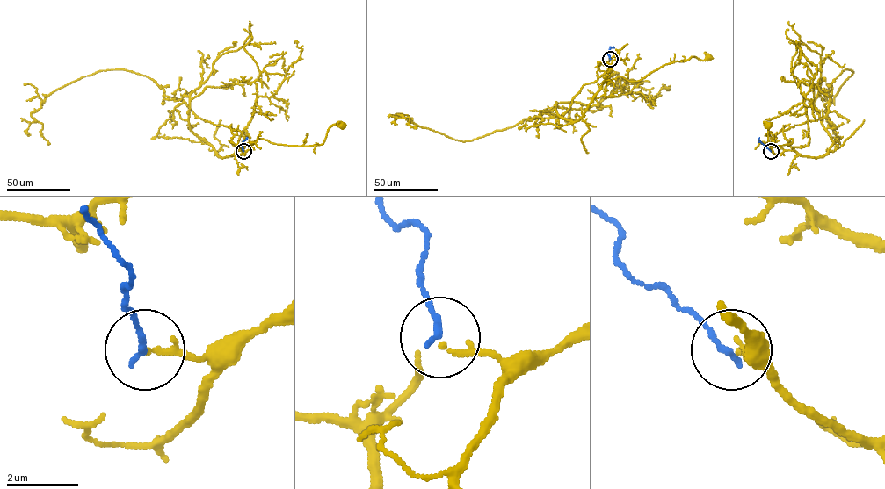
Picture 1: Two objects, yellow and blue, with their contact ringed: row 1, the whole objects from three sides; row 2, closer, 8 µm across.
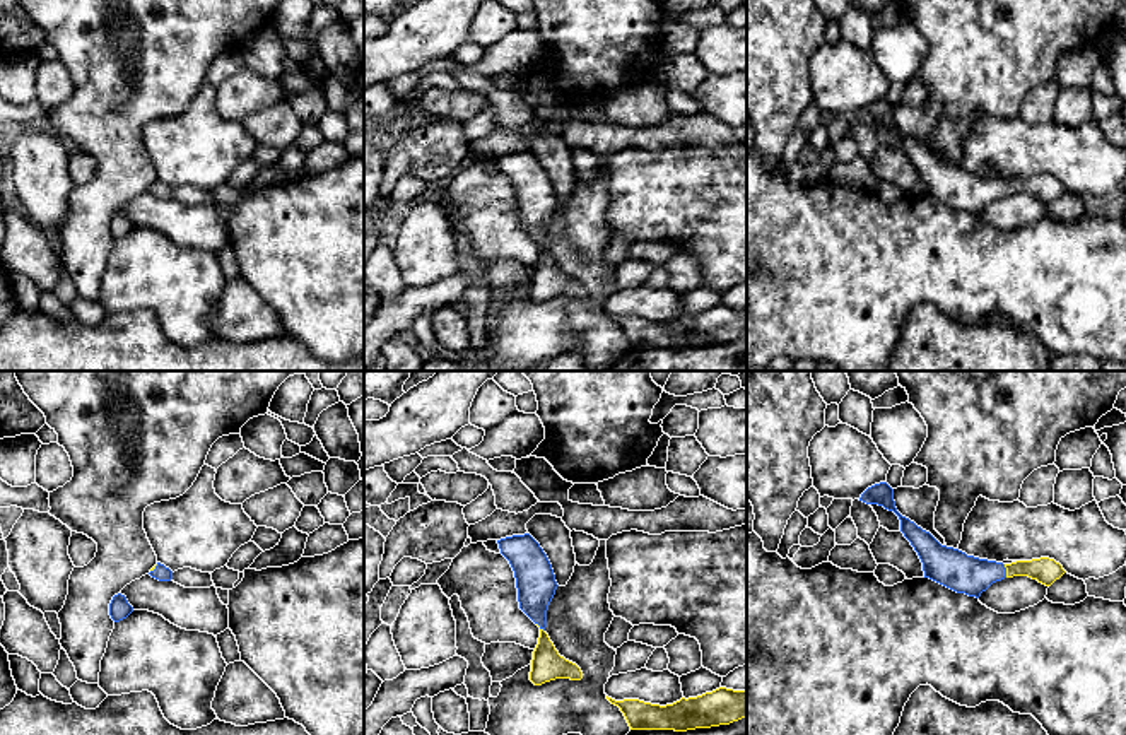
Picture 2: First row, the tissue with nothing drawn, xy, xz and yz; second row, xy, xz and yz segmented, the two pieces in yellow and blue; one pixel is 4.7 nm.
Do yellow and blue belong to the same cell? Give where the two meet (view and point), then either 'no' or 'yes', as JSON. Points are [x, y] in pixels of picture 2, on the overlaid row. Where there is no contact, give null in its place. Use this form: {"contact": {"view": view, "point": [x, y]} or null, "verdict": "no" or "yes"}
{"contact": {"view": "yz", "point": [1007, 571]}, "verdict": "yes"}

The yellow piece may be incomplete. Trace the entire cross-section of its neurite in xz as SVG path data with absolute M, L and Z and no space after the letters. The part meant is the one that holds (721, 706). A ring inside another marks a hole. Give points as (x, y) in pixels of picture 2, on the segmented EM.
M719 687L713 692L706 692L697 697L682 697L680 701L666 706L644 703L639 699L615 701L607 696L607 699L619 706L624 713L630 730L675 730L687 732L695 728L711 728L719 725L730 725L747 716L747 691L733 691Z

